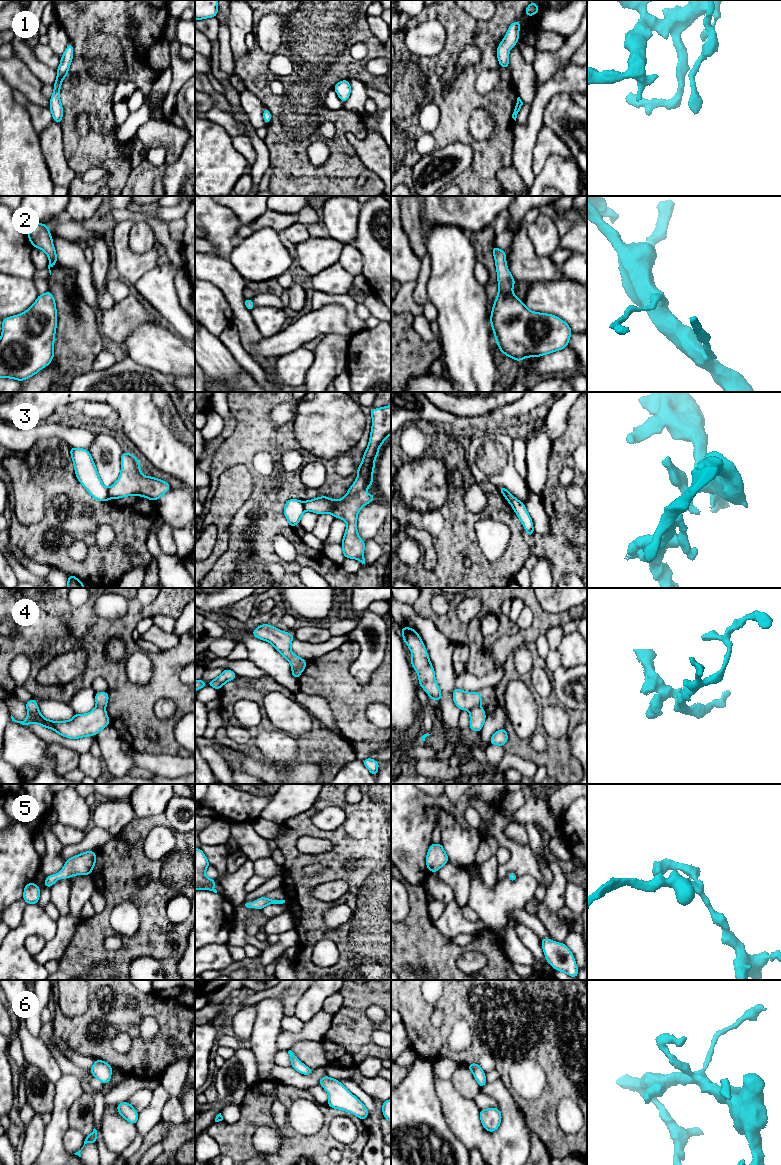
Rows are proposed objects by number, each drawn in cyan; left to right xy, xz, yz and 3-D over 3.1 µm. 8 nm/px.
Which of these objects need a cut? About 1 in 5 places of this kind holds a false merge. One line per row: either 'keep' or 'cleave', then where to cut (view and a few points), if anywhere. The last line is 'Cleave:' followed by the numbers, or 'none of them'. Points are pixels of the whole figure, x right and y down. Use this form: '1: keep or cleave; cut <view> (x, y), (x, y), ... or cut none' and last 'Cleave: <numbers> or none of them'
1: keep; cut none
2: keep; cut none
3: cleave; cut xy (107, 489), (110, 497)
4: cleave; cut yz (479, 705), (469, 711)
5: keep; cut none
6: keep; cut none
Cleave: 3, 4

